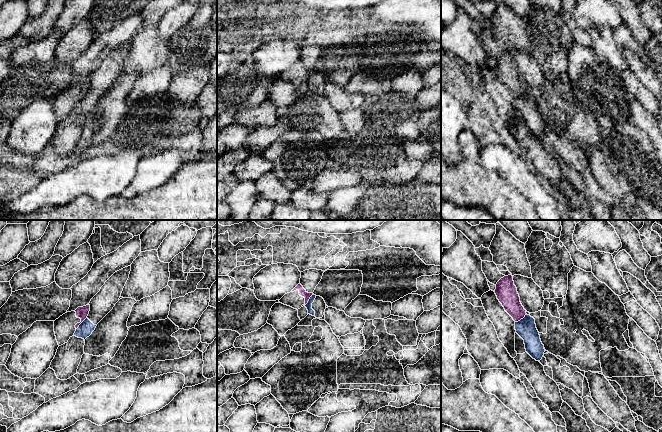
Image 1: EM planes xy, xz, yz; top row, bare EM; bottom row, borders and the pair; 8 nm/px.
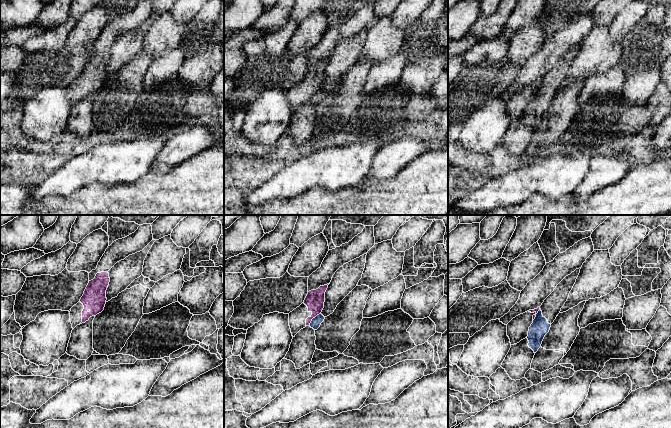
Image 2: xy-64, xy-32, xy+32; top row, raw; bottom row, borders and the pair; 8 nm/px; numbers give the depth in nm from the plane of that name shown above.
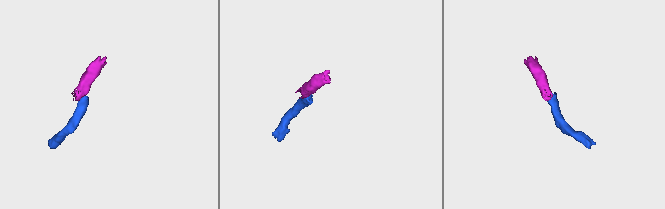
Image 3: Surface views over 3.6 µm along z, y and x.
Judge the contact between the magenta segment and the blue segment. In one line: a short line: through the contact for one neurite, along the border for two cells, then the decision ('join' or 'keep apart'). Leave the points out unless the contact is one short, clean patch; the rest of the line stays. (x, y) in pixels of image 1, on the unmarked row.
line xz (313, 70), (304, 81); keep apart

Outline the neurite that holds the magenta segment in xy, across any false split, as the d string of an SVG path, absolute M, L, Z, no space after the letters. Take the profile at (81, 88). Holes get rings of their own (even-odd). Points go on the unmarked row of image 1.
M90 81L78 83L75 87L67 88L54 97L54 108L58 121L68 118L79 101L87 94Z

